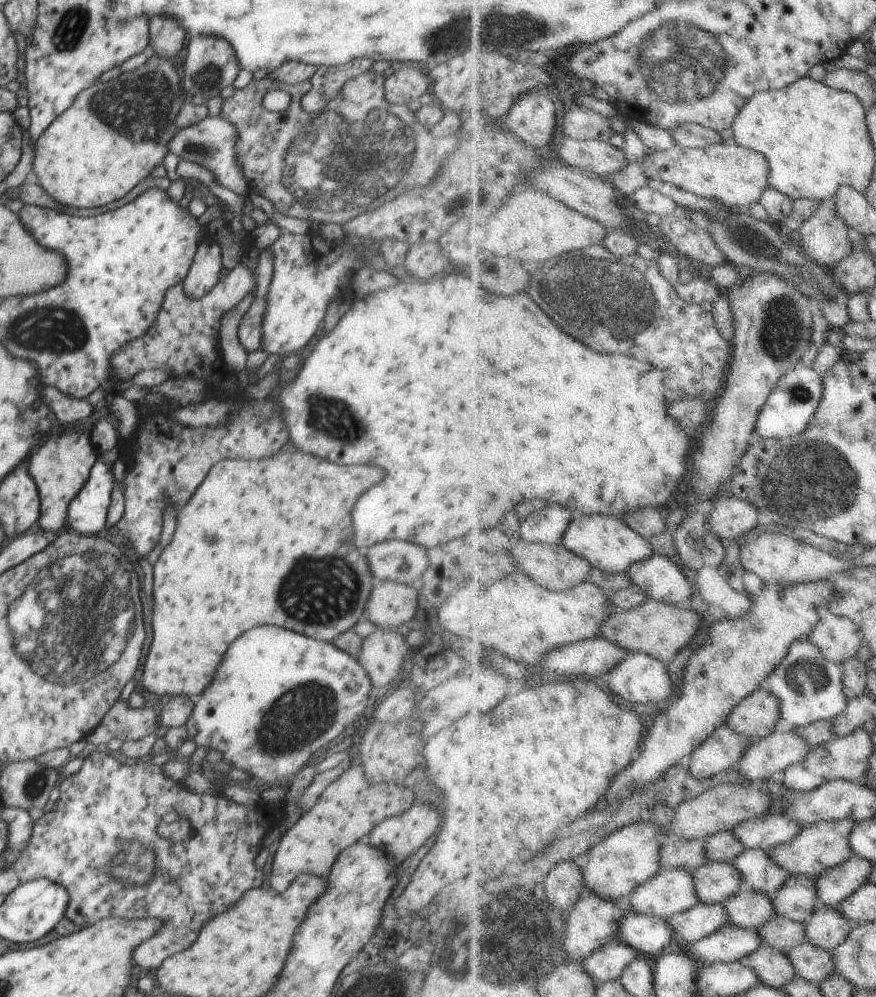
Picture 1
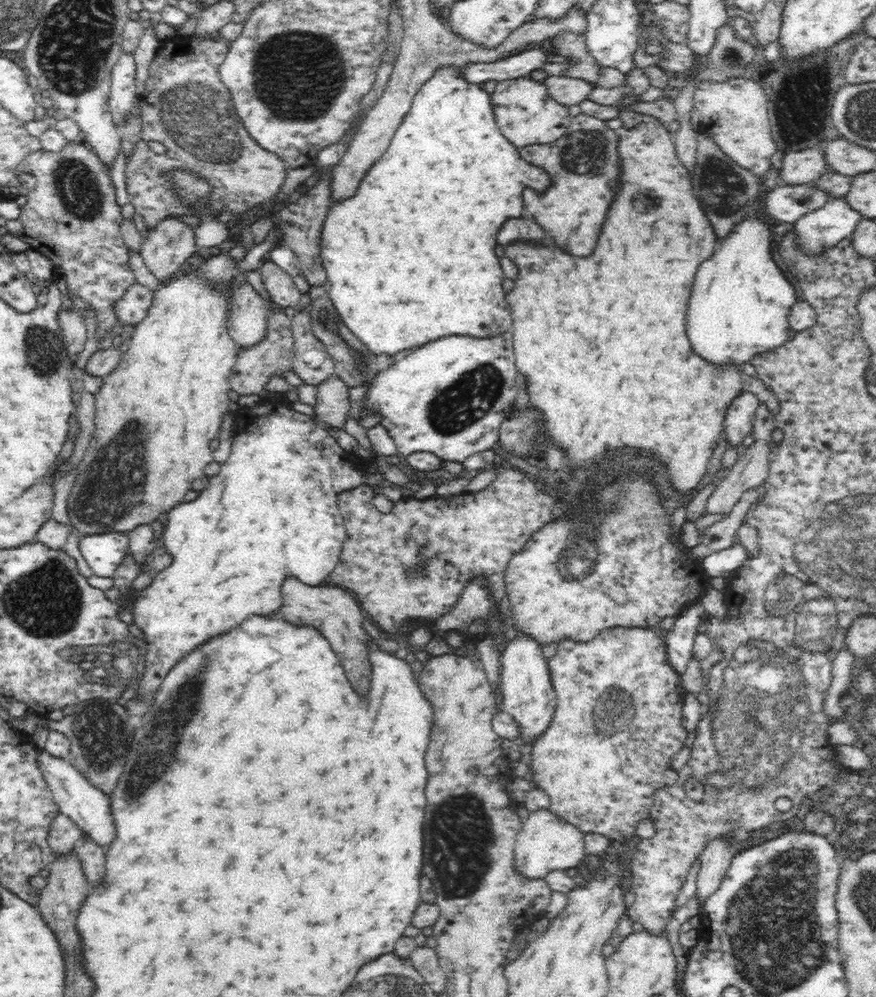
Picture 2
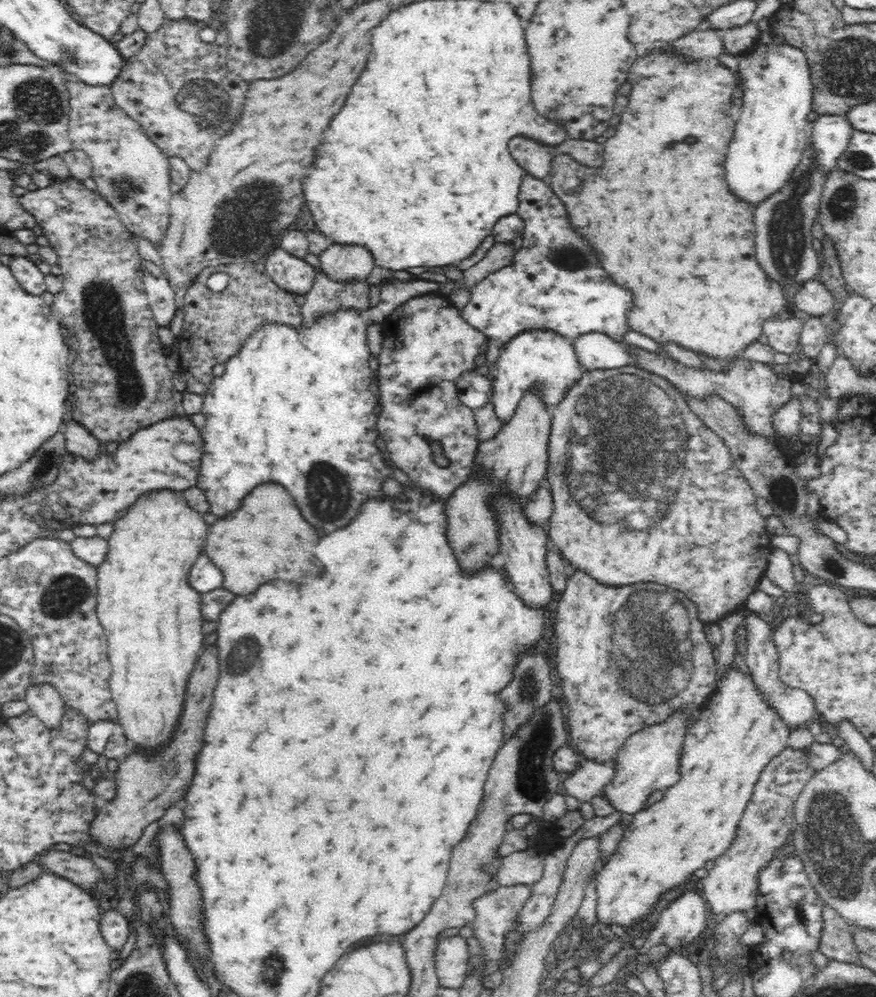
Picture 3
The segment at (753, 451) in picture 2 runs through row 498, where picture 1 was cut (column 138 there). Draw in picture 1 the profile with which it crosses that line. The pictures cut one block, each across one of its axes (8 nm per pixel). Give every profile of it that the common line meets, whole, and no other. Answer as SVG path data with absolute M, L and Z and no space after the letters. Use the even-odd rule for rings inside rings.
M119 699L104 716L99 728L84 740L104 745L109 738L121 739L123 742L144 739L158 729L158 717L158 709L150 705L144 708L130 708L127 702Z

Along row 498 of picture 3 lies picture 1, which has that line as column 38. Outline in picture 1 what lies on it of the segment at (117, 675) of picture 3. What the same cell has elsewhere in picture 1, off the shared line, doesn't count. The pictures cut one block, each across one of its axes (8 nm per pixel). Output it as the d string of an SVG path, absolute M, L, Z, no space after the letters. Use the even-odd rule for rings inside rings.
M150 53L149 59L140 68L133 71L123 72L117 78L112 78L108 82L96 82L87 89L79 92L74 102L60 116L54 119L48 128L35 140L35 151L32 170L38 178L37 184L47 192L48 196L58 201L60 205L70 206L70 208L102 208L108 206L120 198L124 198L136 184L142 182L144 178L150 176L153 168L160 168L164 156L169 152L170 139L177 133L175 125L175 116L178 114L179 108L184 103L184 88L181 86L181 78L178 77L176 67L172 63L171 58L161 57Z

